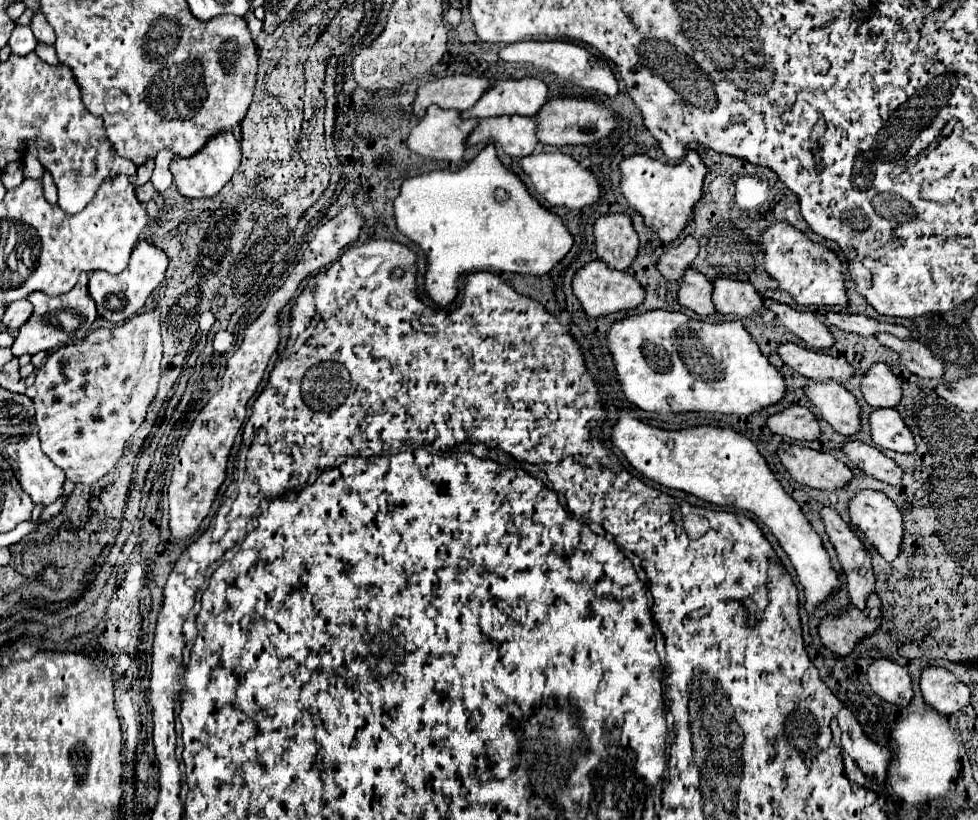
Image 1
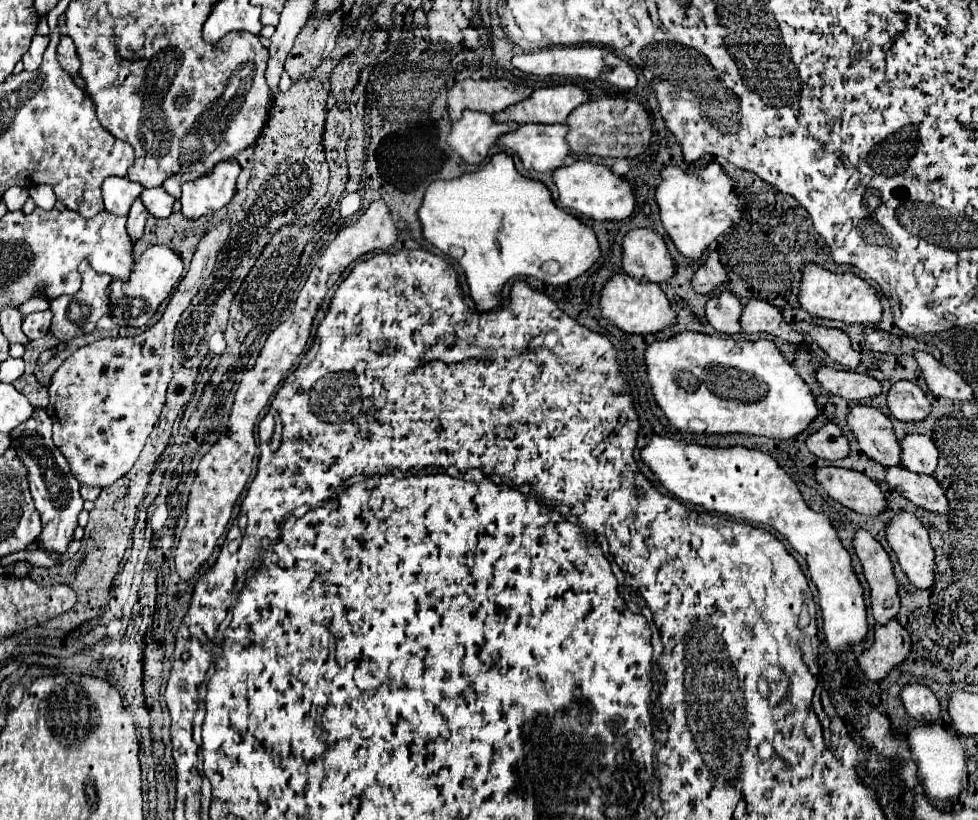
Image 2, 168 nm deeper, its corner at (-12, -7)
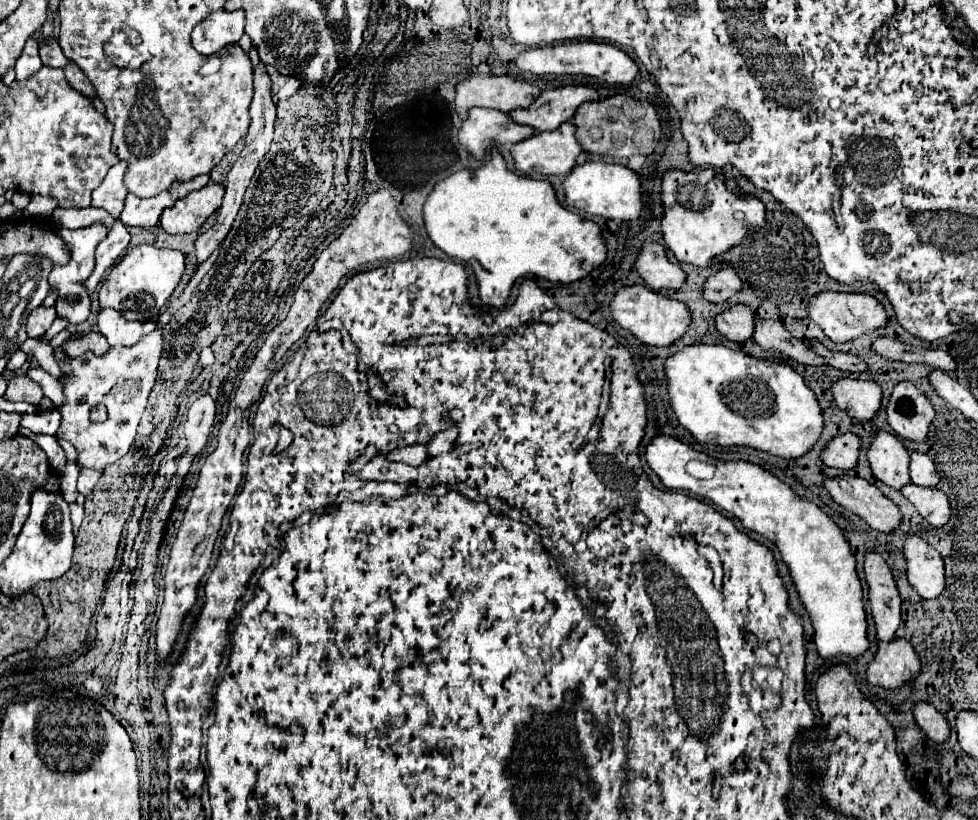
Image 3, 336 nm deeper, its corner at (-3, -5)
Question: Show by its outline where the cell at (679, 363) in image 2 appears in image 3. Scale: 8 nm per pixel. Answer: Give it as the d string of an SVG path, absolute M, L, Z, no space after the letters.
M686 345L682 351L666 357L664 363L668 381L668 399L680 425L700 443L716 445L748 445L768 451L778 457L794 459L804 455L822 433L822 409L804 379L782 361L756 359L744 351L734 351L724 345Z

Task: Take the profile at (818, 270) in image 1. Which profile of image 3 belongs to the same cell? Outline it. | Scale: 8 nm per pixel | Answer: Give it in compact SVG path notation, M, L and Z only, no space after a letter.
M820 291L808 303L808 317L820 325L820 329L838 343L860 337L866 331L886 325L888 317L884 307L870 293L838 293L838 291Z

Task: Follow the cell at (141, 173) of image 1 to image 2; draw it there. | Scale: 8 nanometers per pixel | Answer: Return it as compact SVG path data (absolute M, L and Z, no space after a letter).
M137 199L127 215L127 233L131 233L131 241L139 241L143 235L143 227L147 221L147 209L141 199Z

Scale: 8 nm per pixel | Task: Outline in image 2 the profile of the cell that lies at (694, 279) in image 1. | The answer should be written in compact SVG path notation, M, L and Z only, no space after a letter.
M723 291L719 297L711 299L705 307L705 317L707 321L721 333L733 335L741 333L743 329L739 327L739 315L743 313L741 301L731 295L729 291Z

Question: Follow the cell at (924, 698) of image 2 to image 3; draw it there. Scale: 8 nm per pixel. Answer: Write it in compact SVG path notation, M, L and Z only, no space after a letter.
M926 701L914 703L912 713L914 713L916 723L920 725L920 729L926 733L930 741L944 743L948 739L948 723L944 715L932 703L926 703Z

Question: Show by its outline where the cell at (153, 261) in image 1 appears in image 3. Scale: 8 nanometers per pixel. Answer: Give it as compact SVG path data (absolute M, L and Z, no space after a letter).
M136 245L122 257L108 273L100 289L100 309L112 307L130 321L150 321L154 319L166 299L172 295L184 271L184 253L172 249L160 249L154 245Z

